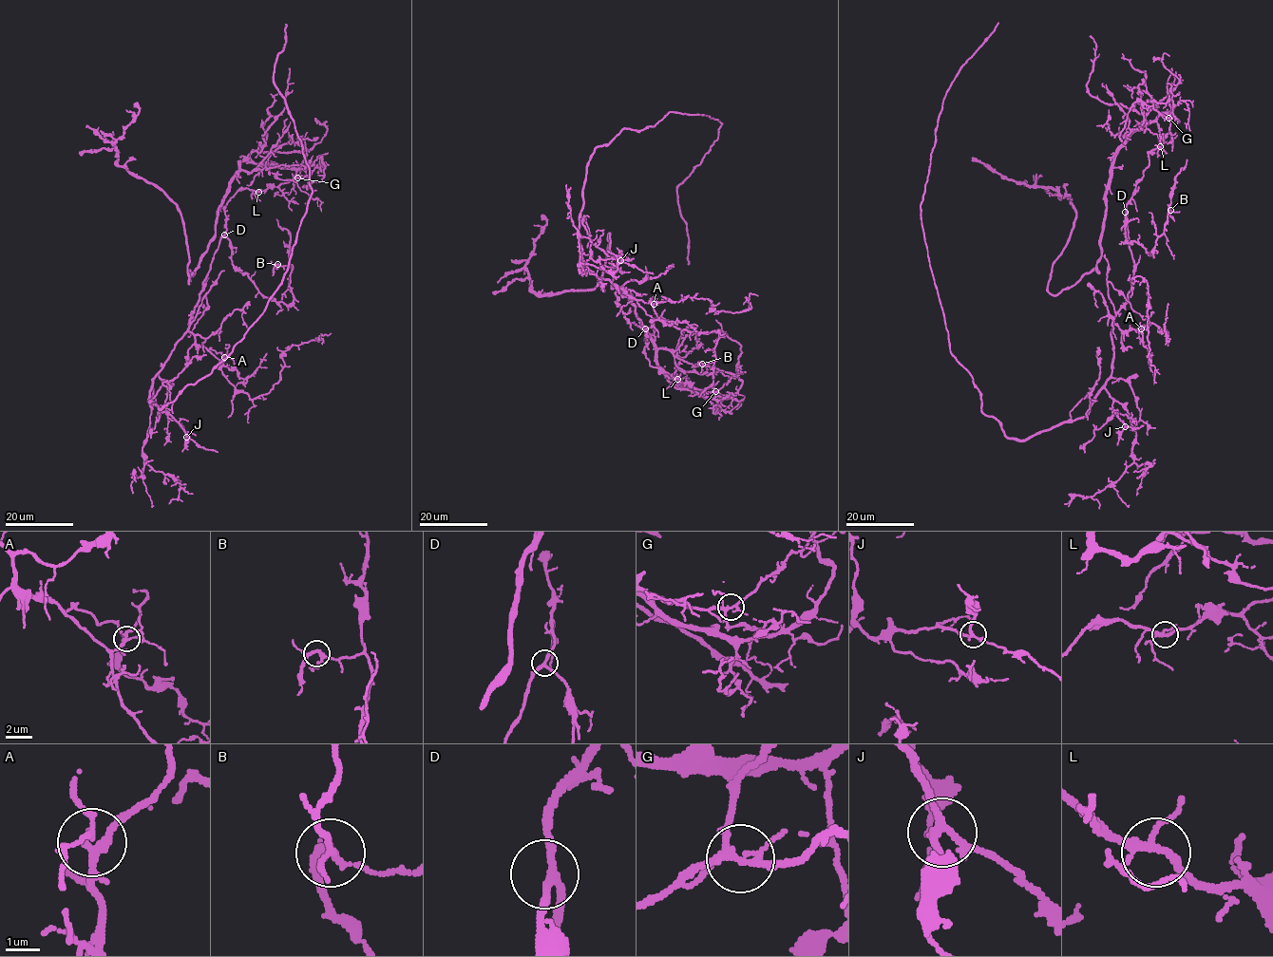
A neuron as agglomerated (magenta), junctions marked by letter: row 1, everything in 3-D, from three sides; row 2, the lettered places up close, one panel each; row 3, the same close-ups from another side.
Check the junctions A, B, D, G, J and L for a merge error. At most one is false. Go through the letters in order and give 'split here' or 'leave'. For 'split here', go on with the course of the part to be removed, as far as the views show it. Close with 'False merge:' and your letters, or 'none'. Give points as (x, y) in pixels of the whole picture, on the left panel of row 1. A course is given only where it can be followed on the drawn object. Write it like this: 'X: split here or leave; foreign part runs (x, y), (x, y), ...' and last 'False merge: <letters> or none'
A: leave
B: leave
D: leave
G: split here; foreign part runs (296, 178), (306, 170), (240, 162), (188, 283), (178, 207), (118, 163), (113, 141), (137, 102)
J: leave
L: leave
False merge: G

